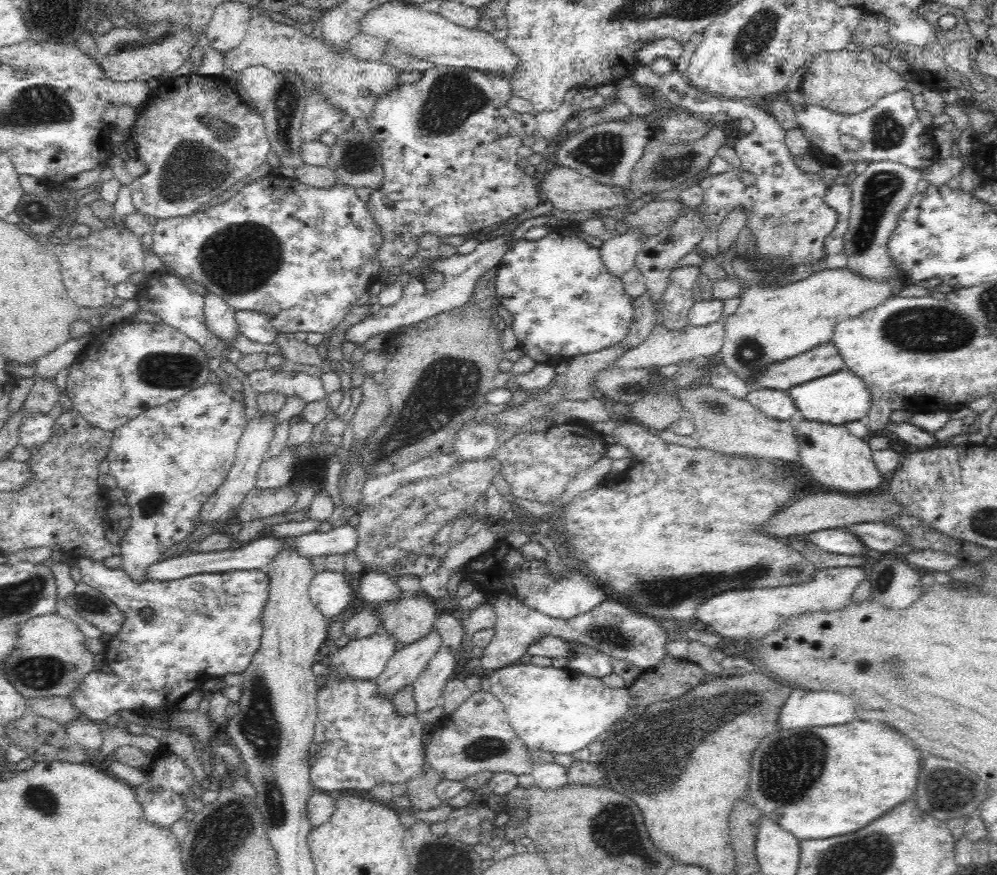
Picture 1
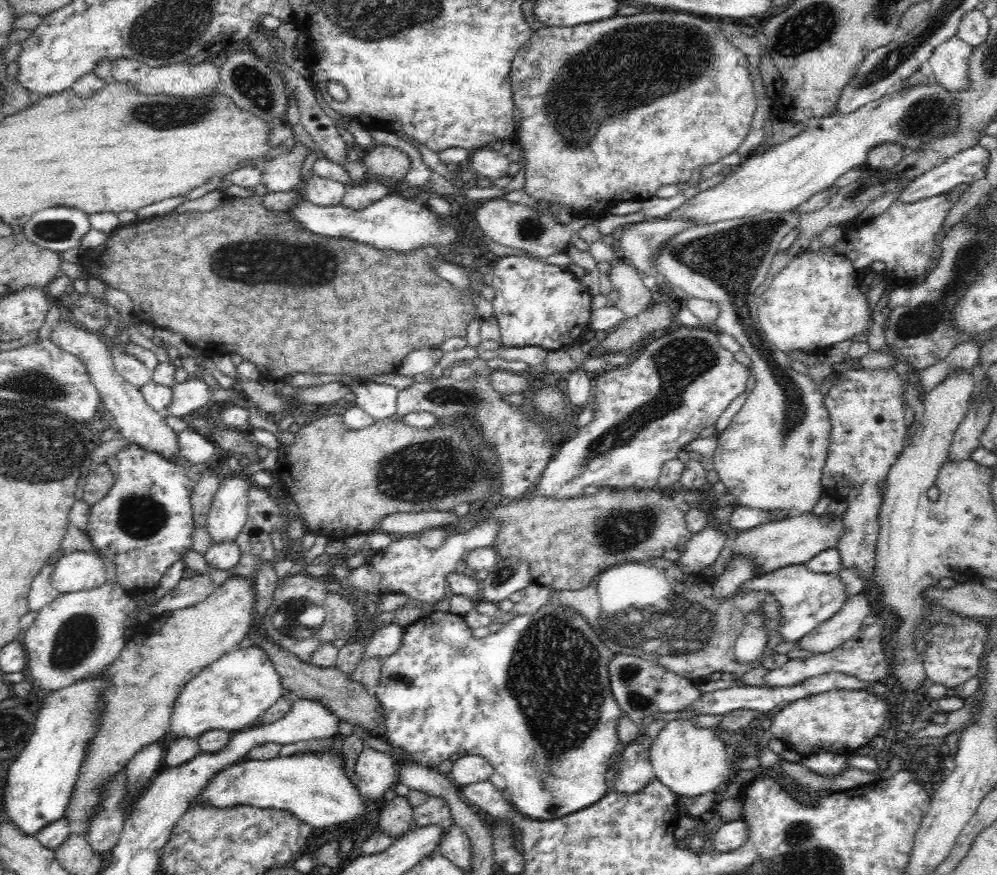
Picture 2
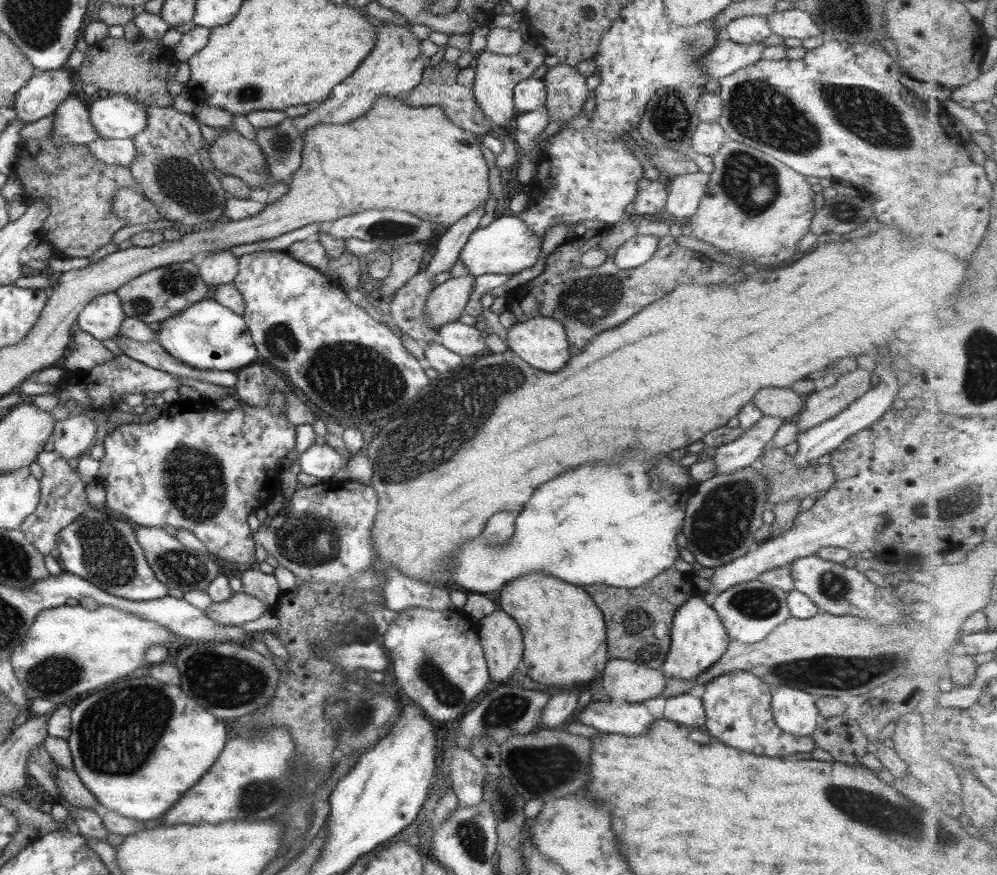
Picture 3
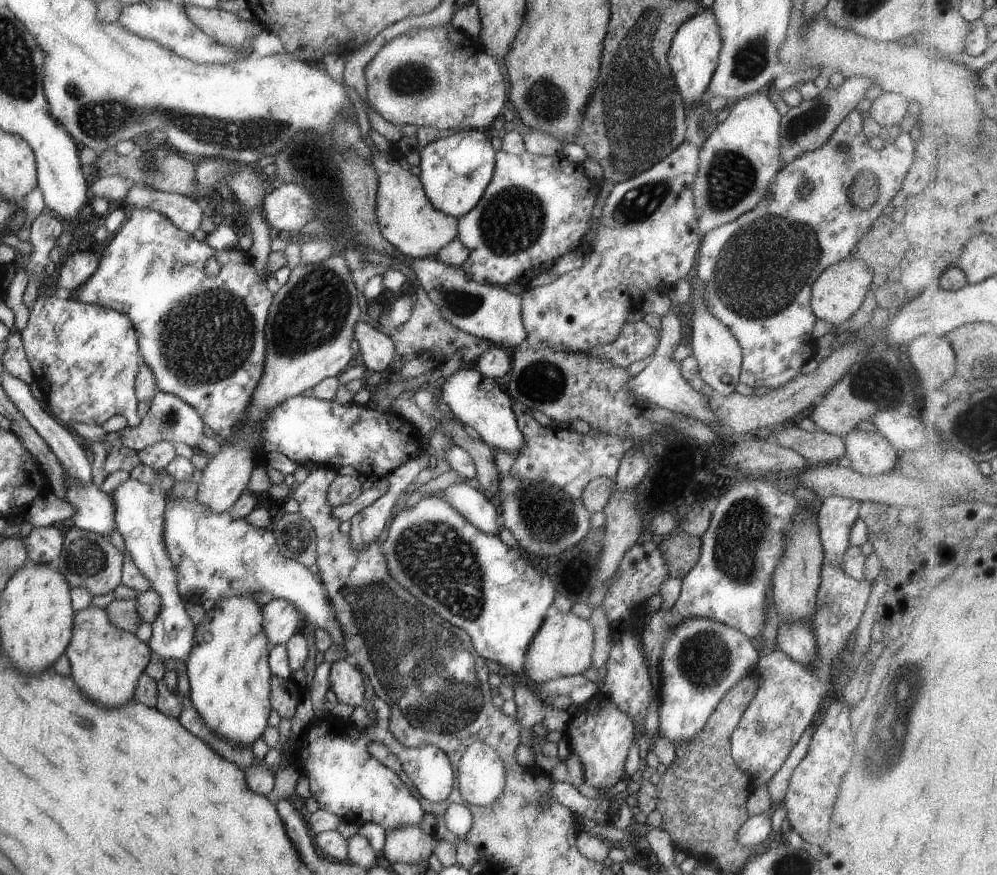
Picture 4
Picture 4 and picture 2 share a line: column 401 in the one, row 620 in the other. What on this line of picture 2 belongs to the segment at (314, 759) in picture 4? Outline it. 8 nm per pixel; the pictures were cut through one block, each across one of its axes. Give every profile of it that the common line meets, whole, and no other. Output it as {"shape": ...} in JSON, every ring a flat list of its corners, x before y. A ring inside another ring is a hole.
{"shape":[[790,565,758,575,740,586,740,591,768,590,774,594,781,605,782,626,780,633,784,641,801,639,819,624,832,618,849,597,846,584,839,573,813,573,805,565]]}

